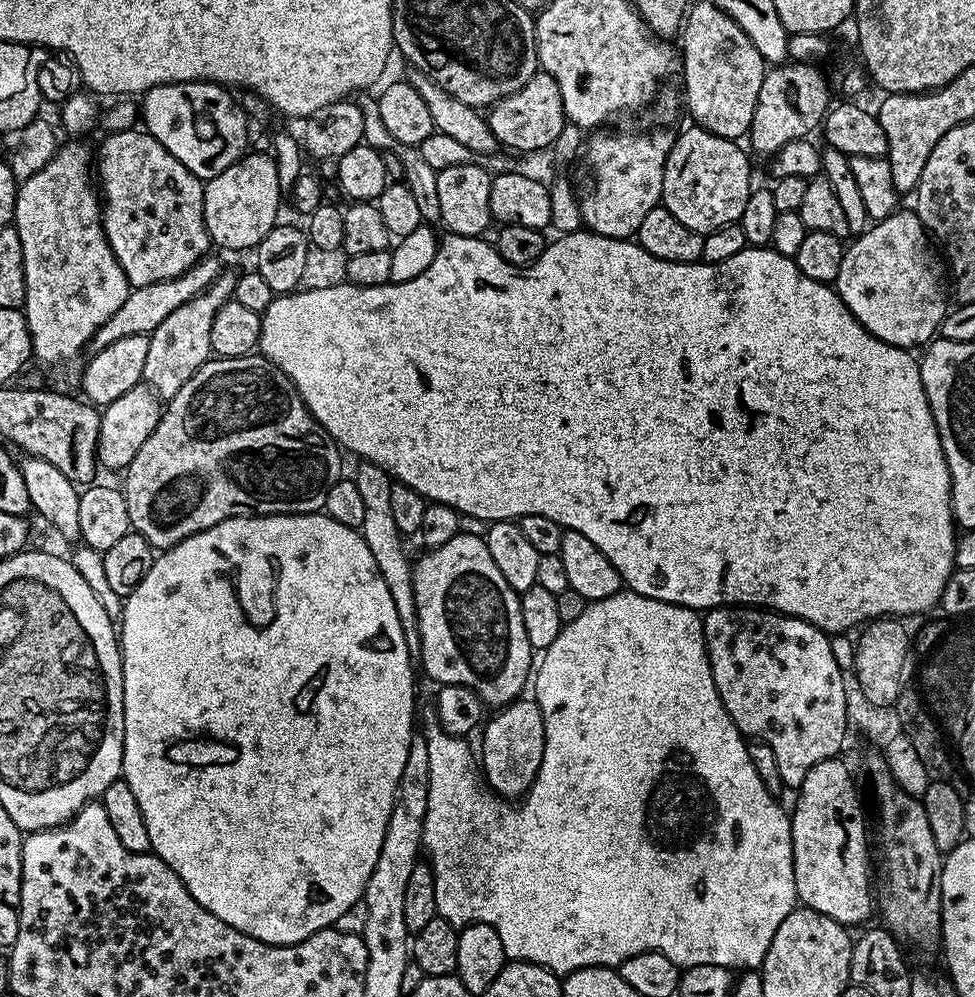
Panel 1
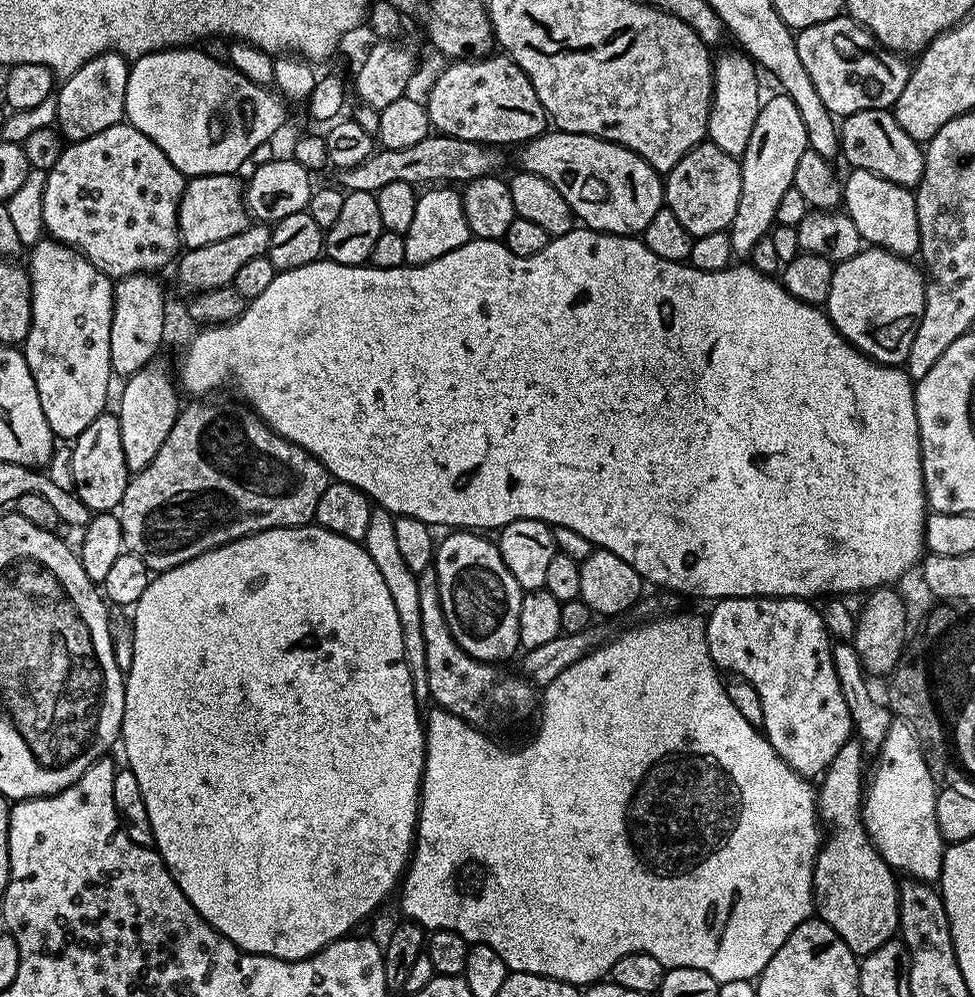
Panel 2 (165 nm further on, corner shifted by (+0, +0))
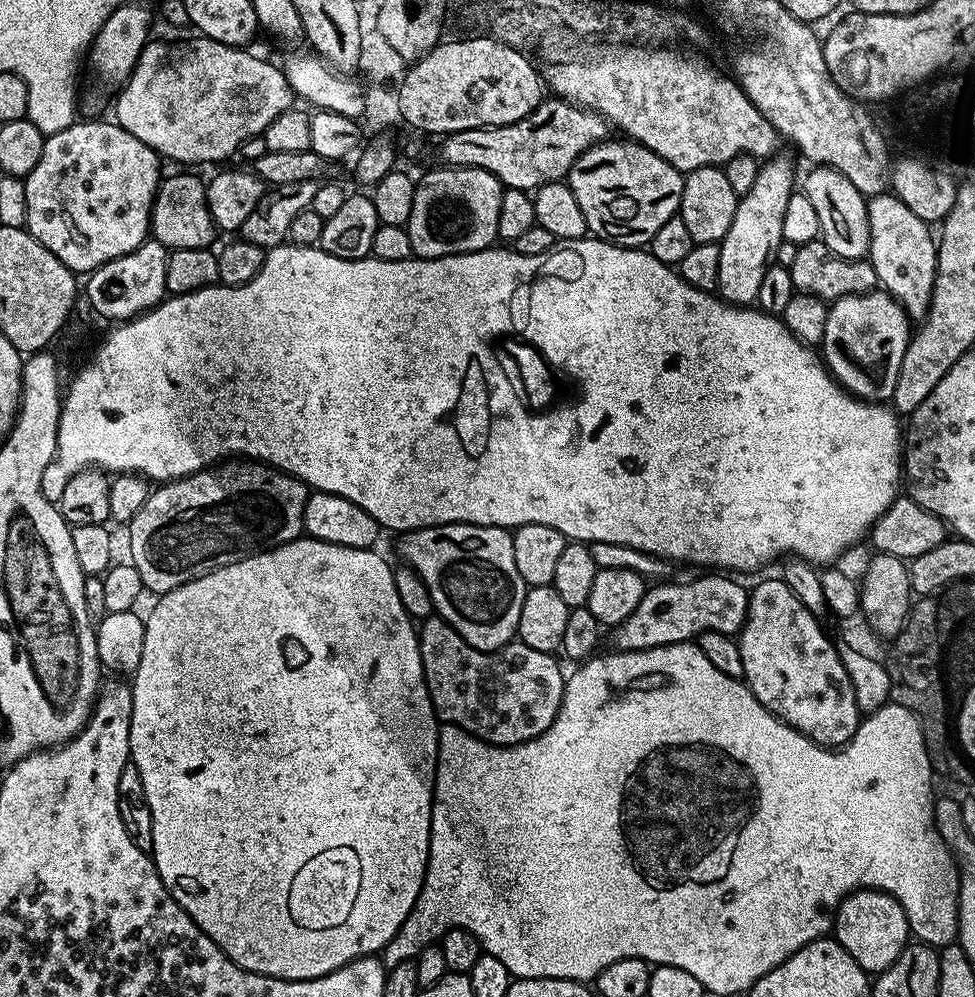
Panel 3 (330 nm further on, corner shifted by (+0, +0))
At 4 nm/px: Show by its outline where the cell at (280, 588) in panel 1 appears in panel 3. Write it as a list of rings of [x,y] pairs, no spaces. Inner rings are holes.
[[[301,538],[301,539],[299,539],[299,540],[292,540],[292,541],[290,541],[290,543],[289,543],[289,544],[279,544],[279,545],[278,545],[278,546],[277,546],[277,548],[270,548],[270,549],[268,549],[268,551],[267,551],[267,552],[259,552],[259,553],[258,553],[258,554],[254,554],[254,555],[253,555],[253,556],[251,556],[251,557],[250,557],[250,558],[242,558],[242,559],[241,559],[241,560],[239,560],[239,561],[238,561],[238,562],[234,562],[234,563],[233,563],[233,564],[227,564],[227,565],[226,565],[226,566],[222,566],[222,567],[221,567],[221,568],[219,568],[219,569],[218,569],[218,570],[214,570],[214,571],[213,571],[213,572],[211,572],[211,573],[210,573],[210,574],[206,574],[206,575],[205,575],[205,576],[199,576],[199,577],[198,577],[198,578],[197,578],[197,579],[196,579],[196,580],[191,580],[191,581],[190,581],[190,582],[186,582],[186,583],[185,583],[185,584],[183,584],[183,585],[182,585],[182,586],[178,586],[178,587],[177,587],[177,588],[175,588],[175,589],[174,589],[174,590],[170,590],[170,591],[169,591],[169,592],[165,592],[165,593],[163,593],[163,595],[161,595],[161,596],[160,596],[160,597],[159,597],[159,599],[157,599],[157,600],[160,600],[160,601],[158,601],[158,602],[157,602],[157,604],[156,604],[156,605],[154,605],[154,606],[153,606],[153,608],[152,608],[152,613],[150,613],[150,614],[149,614],[149,613],[147,613],[147,616],[146,616],[146,619],[145,619],[145,622],[144,622],[144,641],[143,641],[143,642],[142,642],[142,662],[141,662],[141,663],[140,663],[140,665],[139,665],[139,666],[138,666],[138,670],[137,670],[137,671],[136,671],[136,673],[135,673],[135,674],[134,674],[134,679],[133,679],[133,680],[136,680],[136,681],[134,681],[134,682],[133,682],[133,681],[131,681],[131,684],[130,684],[130,687],[131,687],[131,689],[132,689],[132,717],[131,717],[131,718],[130,718],[130,750],[129,750],[129,751],[128,751],[128,754],[129,754],[129,757],[130,757],[130,763],[131,763],[131,764],[133,764],[133,765],[134,765],[134,766],[138,766],[138,770],[139,770],[139,771],[140,771],[140,773],[141,773],[141,774],[142,774],[142,786],[146,786],[146,802],[147,802],[147,803],[148,803],[148,805],[149,805],[149,806],[150,806],[150,814],[151,814],[151,815],[152,815],[152,825],[153,825],[153,826],[154,826],[154,842],[153,842],[153,843],[152,843],[152,850],[151,850],[151,853],[150,853],[150,855],[151,855],[151,857],[152,857],[152,859],[153,859],[153,860],[155,860],[155,862],[156,862],[156,869],[157,869],[157,870],[158,870],[158,874],[159,874],[159,875],[160,875],[160,877],[161,877],[161,878],[162,878],[162,882],[163,882],[163,883],[164,883],[164,885],[165,885],[165,886],[166,886],[166,887],[168,887],[168,892],[169,892],[169,894],[171,894],[171,896],[173,896],[173,898],[174,898],[174,899],[176,899],[176,900],[177,900],[177,901],[178,901],[178,903],[180,903],[180,905],[181,905],[181,906],[182,906],[182,910],[186,910],[186,914],[190,914],[190,918],[191,918],[191,919],[192,919],[192,921],[194,921],[194,923],[195,923],[195,924],[197,924],[197,926],[198,926],[198,927],[200,927],[200,928],[201,928],[201,930],[203,930],[203,931],[204,931],[204,933],[205,933],[205,934],[207,934],[207,935],[208,935],[208,937],[209,937],[209,938],[211,938],[211,940],[212,940],[212,941],[214,941],[214,942],[215,942],[215,943],[216,943],[216,944],[217,944],[217,945],[218,945],[218,947],[219,947],[219,948],[220,948],[220,949],[222,949],[222,951],[223,951],[223,952],[224,952],[224,953],[225,953],[225,954],[226,954],[226,955],[227,955],[227,956],[229,956],[229,957],[230,957],[230,958],[231,958],[231,960],[233,960],[233,961],[234,961],[234,963],[236,963],[236,965],[238,965],[238,966],[239,966],[239,967],[240,967],[240,968],[245,968],[245,969],[246,969],[246,970],[250,970],[250,971],[251,971],[251,972],[257,972],[257,973],[258,973],[258,974],[266,974],[266,975],[267,975],[267,976],[273,976],[273,977],[274,977],[274,978],[282,978],[282,979],[283,979],[283,980],[313,980],[313,979],[314,979],[314,978],[322,978],[322,977],[323,977],[323,976],[325,976],[325,975],[326,975],[326,974],[330,974],[330,973],[331,973],[331,972],[333,972],[333,971],[334,971],[334,970],[338,970],[338,969],[339,969],[339,968],[341,968],[341,967],[342,967],[342,966],[346,966],[346,965],[347,965],[347,964],[349,964],[349,962],[350,962],[350,961],[351,961],[351,960],[357,960],[357,959],[358,959],[358,958],[359,958],[359,956],[376,956],[376,955],[377,955],[377,954],[380,954],[380,953],[383,953],[383,951],[384,951],[384,948],[385,948],[385,946],[387,946],[387,945],[388,945],[388,944],[389,944],[389,943],[390,943],[390,941],[392,941],[392,939],[393,939],[393,938],[394,938],[394,934],[398,934],[398,930],[399,930],[399,929],[400,929],[400,927],[401,927],[401,926],[402,926],[402,922],[406,922],[406,918],[407,918],[407,917],[408,917],[408,915],[409,915],[409,914],[410,914],[410,910],[411,910],[411,909],[412,909],[412,907],[413,907],[413,906],[414,906],[414,902],[415,902],[415,901],[416,901],[416,899],[417,899],[417,898],[418,898],[418,894],[419,894],[419,893],[420,893],[420,891],[421,891],[421,890],[422,890],[422,886],[423,886],[423,885],[424,885],[424,875],[425,875],[425,874],[426,874],[426,870],[427,870],[427,869],[428,869],[428,851],[429,851],[429,850],[430,850],[430,826],[431,826],[431,825],[432,825],[432,791],[433,791],[433,790],[435,790],[435,789],[436,789],[436,765],[437,765],[437,762],[436,762],[436,737],[437,737],[437,735],[438,735],[438,717],[437,717],[437,714],[436,714],[436,709],[435,709],[435,708],[433,708],[433,707],[432,707],[432,699],[431,699],[431,698],[430,698],[430,694],[429,694],[429,693],[428,693],[428,687],[427,687],[427,686],[426,686],[426,678],[425,678],[425,677],[424,677],[424,671],[423,671],[423,670],[422,670],[422,658],[421,658],[421,657],[420,657],[420,642],[419,642],[419,639],[418,639],[418,632],[417,632],[417,629],[416,629],[416,628],[415,628],[415,627],[414,627],[414,621],[413,621],[413,619],[412,619],[412,617],[411,617],[411,616],[408,616],[408,615],[407,615],[407,614],[406,614],[406,610],[405,610],[405,609],[404,609],[404,607],[403,607],[403,606],[402,606],[402,598],[398,598],[398,590],[397,590],[397,589],[396,589],[396,587],[395,587],[395,586],[394,586],[394,578],[393,578],[393,577],[392,577],[392,574],[393,574],[393,571],[394,571],[394,568],[393,568],[393,565],[391,565],[391,566],[390,566],[390,565],[388,565],[388,564],[387,564],[387,562],[386,562],[386,561],[384,561],[384,560],[383,560],[383,558],[382,558],[382,557],[380,557],[380,556],[379,556],[379,554],[378,554],[378,553],[376,553],[376,550],[373,550],[373,549],[372,549],[372,548],[351,548],[351,547],[350,547],[350,546],[334,546],[334,545],[333,545],[333,544],[331,544],[331,543],[330,543],[330,542],[322,542],[322,541],[321,541],[321,540],[313,540],[313,539],[311,539],[311,538]]]

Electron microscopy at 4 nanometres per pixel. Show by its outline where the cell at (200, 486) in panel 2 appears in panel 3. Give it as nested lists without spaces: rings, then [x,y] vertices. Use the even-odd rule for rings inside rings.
[[[232,458],[180,480],[161,483],[149,491],[142,510],[126,525],[130,562],[138,574],[142,574],[142,582],[149,593],[169,592],[222,566],[301,539],[309,495],[308,485],[297,476],[247,458]]]

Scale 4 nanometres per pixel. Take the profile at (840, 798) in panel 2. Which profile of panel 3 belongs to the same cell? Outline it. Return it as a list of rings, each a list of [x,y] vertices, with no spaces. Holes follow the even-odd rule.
[[[861,888],[850,893],[838,906],[834,939],[848,951],[850,958],[854,958],[854,962],[858,962],[858,966],[862,966],[864,972],[879,974],[887,970],[896,961],[898,954],[902,954],[902,950],[908,947],[910,929],[902,906],[889,892],[878,892],[875,888]]]

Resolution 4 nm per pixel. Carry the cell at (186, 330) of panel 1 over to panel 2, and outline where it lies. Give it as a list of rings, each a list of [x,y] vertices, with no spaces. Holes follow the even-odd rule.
[[[160,362],[147,364],[133,376],[127,377],[123,384],[120,409],[115,415],[122,434],[122,454],[126,454],[126,466],[129,473],[135,474],[146,470],[146,466],[154,460],[154,454],[162,450],[162,442],[166,442],[170,430],[174,430],[174,422],[180,417],[182,399],[173,373],[171,376]]]

